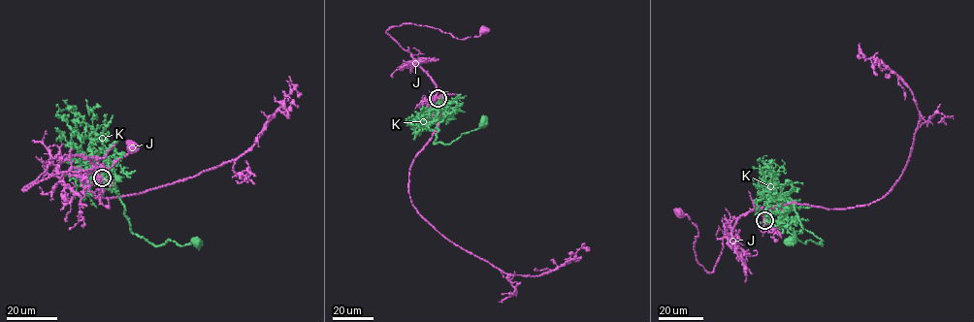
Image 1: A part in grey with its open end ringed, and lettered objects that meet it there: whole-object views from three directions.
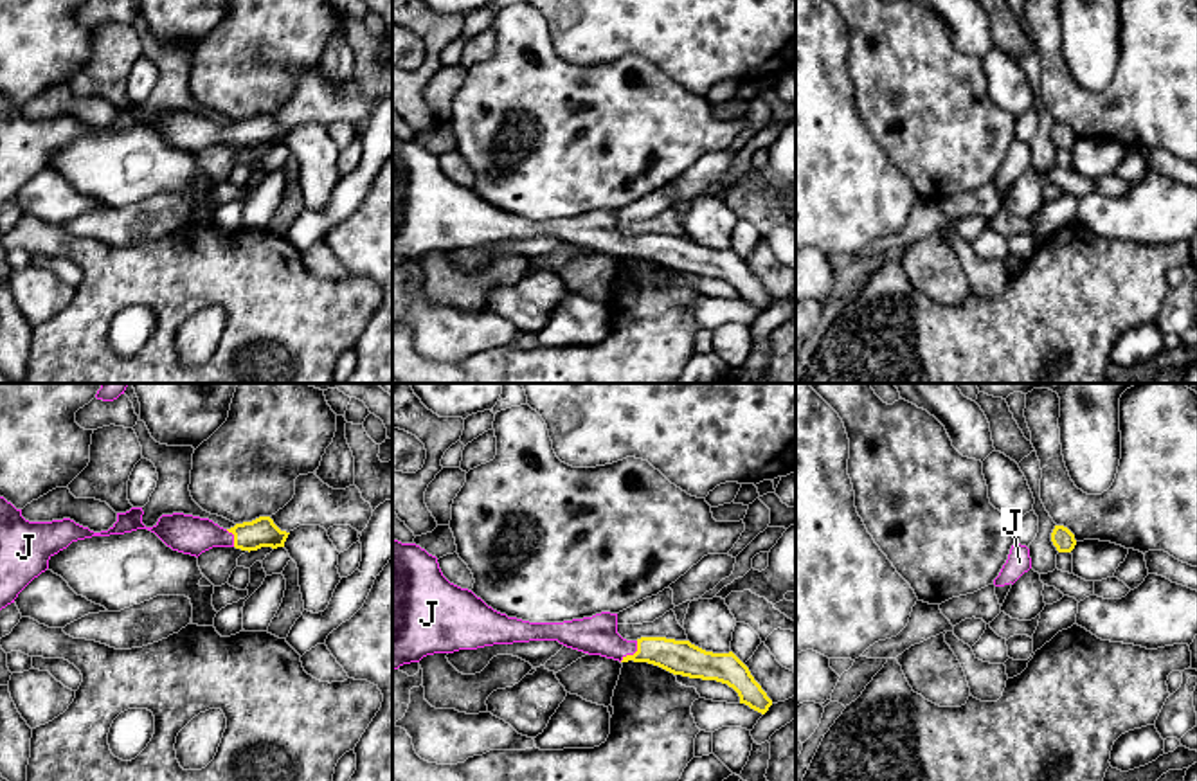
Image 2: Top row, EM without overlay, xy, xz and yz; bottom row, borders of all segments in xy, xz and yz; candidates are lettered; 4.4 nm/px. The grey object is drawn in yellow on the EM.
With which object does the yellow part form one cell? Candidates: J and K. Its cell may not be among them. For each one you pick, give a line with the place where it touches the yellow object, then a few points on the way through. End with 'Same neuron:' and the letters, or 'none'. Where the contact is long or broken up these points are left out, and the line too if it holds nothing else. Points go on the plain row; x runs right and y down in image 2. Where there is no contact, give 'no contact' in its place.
J: xz (634, 251) | across xz (681, 254), (634, 251), (616, 245), (596, 233)
Same neuron: J

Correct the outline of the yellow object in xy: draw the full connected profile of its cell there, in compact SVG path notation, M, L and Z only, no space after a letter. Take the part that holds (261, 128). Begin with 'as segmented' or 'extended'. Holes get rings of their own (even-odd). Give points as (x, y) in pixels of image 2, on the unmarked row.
extended | M0 94L0 207L14 200L18 191L49 166L54 151L77 137L148 126L173 148L198 155L212 144L236 144L248 149L261 144L284 144L290 131L270 113L223 126L209 115L184 110L162 112L153 124L146 124L142 112L142 104L131 104L117 110L117 119L108 128L94 130L70 115L29 119L22 113L22 106Z

